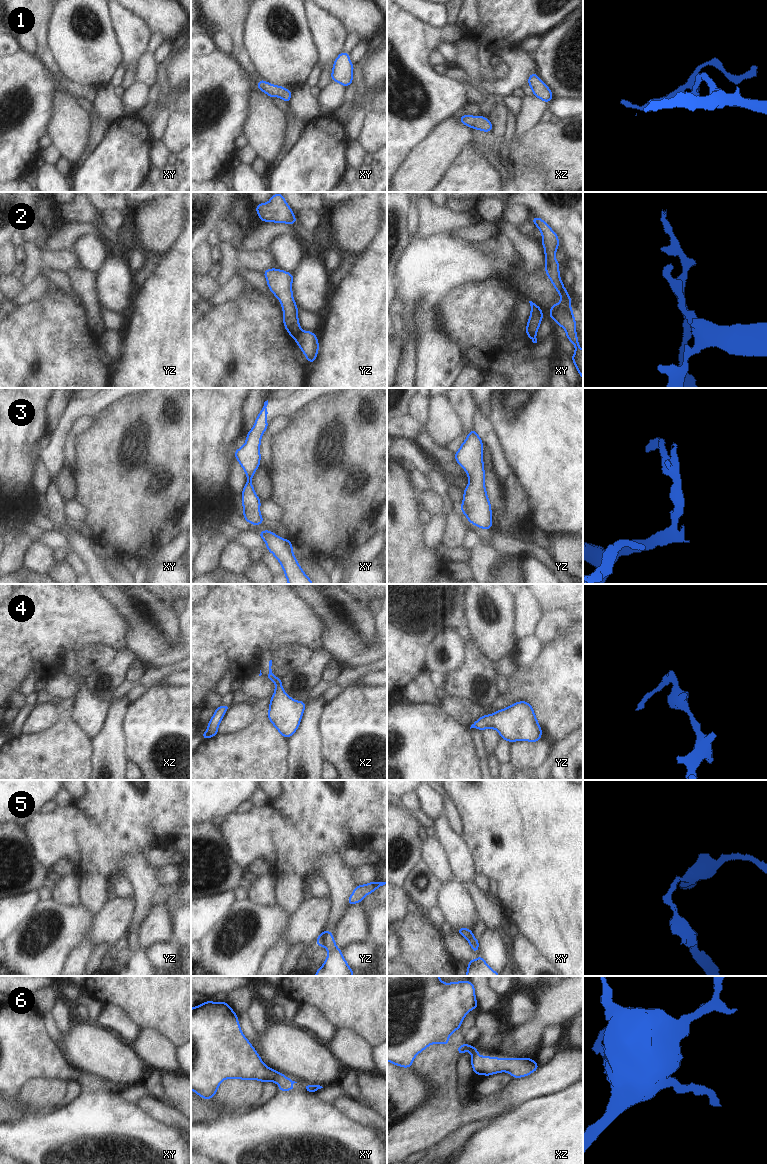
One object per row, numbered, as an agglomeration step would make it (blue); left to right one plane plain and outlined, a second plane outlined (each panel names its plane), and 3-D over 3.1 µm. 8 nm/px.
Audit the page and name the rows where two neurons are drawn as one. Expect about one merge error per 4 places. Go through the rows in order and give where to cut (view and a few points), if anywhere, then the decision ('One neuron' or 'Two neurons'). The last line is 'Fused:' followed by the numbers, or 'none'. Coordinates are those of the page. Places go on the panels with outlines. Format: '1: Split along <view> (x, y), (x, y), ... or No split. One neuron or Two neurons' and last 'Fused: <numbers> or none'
1: No split. One neuron
2: Split along yz (301, 331), (294, 338). Two neurons
3: No split. One neuron
4: No split. One neuron
5: Split along yz (327, 930), (322, 945). Two neurons
6: No split. One neuron
Fused: 2, 5

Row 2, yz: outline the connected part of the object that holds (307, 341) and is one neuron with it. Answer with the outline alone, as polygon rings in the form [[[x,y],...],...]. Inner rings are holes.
[[[301,331],[299,336],[295,338],[295,343],[304,353],[307,362],[314,363],[319,350],[316,334],[311,331]]]

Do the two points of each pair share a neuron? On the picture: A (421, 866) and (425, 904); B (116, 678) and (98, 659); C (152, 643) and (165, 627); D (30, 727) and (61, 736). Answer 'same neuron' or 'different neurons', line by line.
A: same neuron
B: different neurons
C: same neuron
D: different neurons

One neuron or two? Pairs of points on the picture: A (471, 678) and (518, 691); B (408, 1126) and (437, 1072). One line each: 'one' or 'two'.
A: two
B: one

